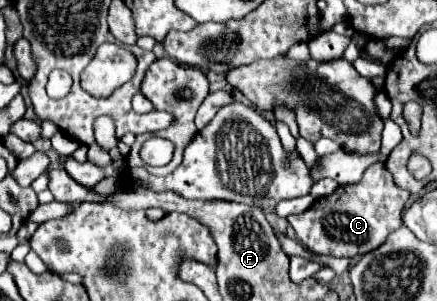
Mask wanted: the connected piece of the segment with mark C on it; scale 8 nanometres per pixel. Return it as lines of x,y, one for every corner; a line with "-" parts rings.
371,164
359,184
339,186
333,194
315,200
305,212
287,216
287,222
293,226
297,240
309,252
335,258
355,258
379,248
387,236
403,224
401,214
409,196
407,190
393,184
393,178
383,164

